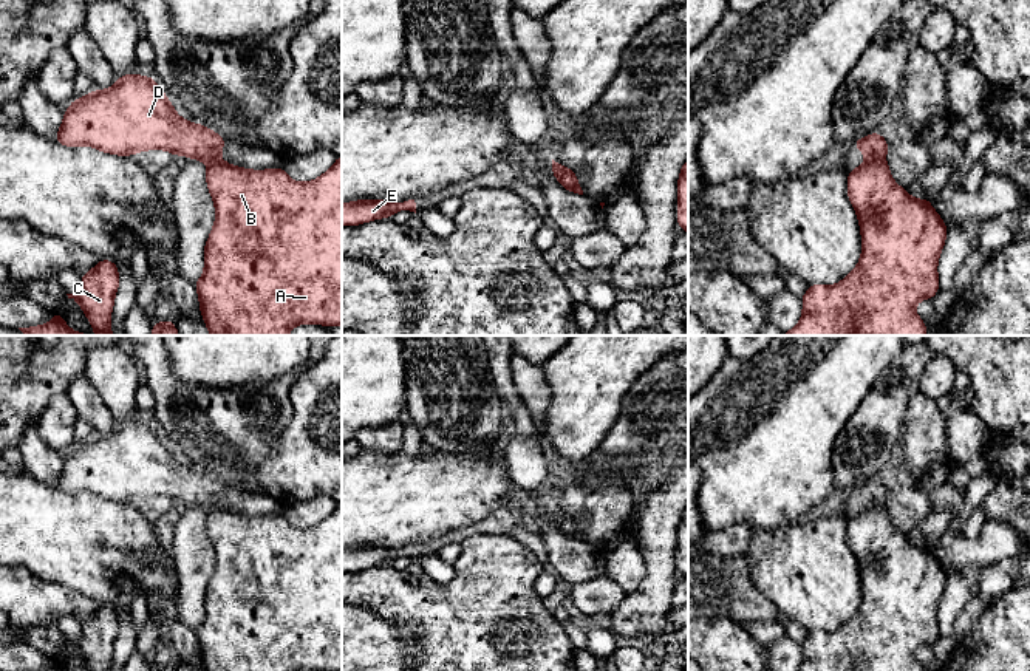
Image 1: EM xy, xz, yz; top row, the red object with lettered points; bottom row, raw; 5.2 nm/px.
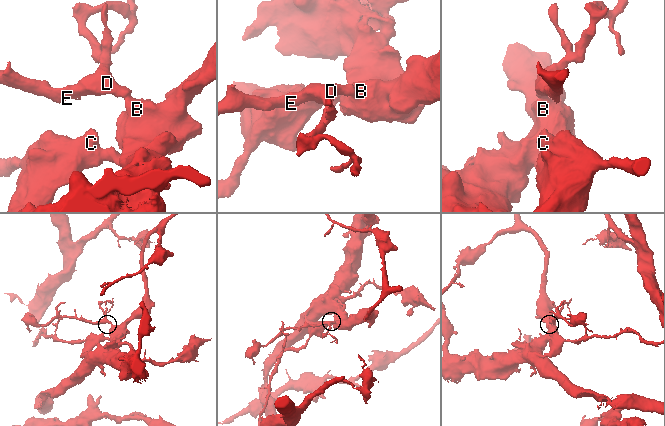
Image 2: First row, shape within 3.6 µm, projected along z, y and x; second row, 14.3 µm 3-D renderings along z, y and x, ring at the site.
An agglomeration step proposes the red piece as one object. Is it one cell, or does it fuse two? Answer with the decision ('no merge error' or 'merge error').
merge error

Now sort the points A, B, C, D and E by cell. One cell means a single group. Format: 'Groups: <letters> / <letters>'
Groups: A B C / D E

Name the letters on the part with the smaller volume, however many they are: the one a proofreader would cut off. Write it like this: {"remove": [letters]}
{"remove": ["D", "E"]}

